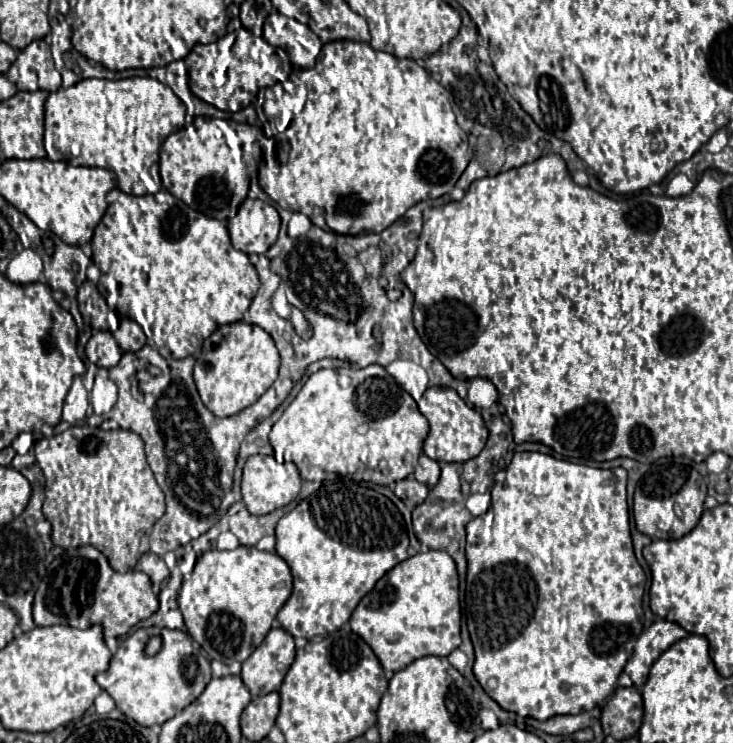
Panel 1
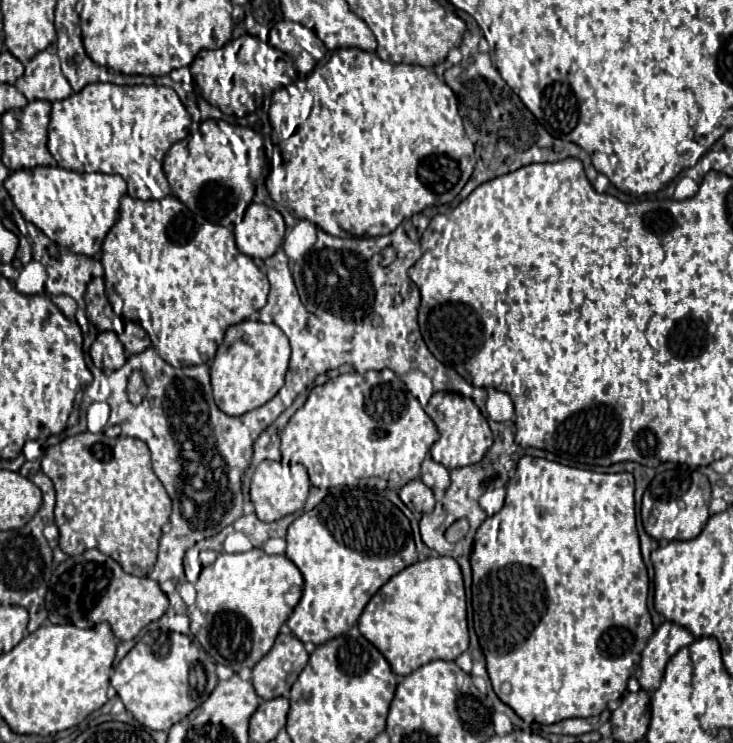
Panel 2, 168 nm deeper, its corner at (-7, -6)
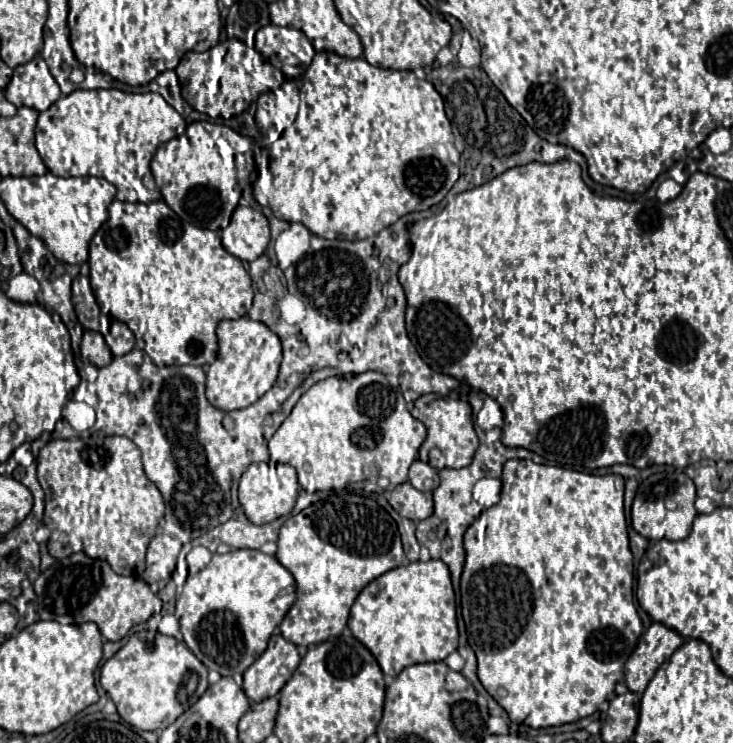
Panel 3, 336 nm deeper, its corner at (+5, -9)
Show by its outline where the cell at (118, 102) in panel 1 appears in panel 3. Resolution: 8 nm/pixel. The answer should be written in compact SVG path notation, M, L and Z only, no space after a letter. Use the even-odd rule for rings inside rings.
M120 89L72 91L42 111L36 125L36 149L58 177L104 177L116 187L118 201L150 203L160 199L150 163L158 145L184 134L187 123L160 93L124 93Z

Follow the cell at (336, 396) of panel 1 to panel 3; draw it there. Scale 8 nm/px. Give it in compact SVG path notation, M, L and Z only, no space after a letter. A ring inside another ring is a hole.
M366 371L360 375L352 375L350 379L346 377L328 377L324 381L318 381L316 385L312 385L296 403L296 407L292 409L292 413L284 419L284 423L278 427L278 431L274 433L274 437L270 439L270 461L274 461L274 465L278 463L288 463L298 471L298 483L302 485L304 491L314 493L314 491L341 491L347 488L348 493L383 493L392 490L396 485L408 481L408 467L418 459L418 449L426 439L426 427L414 419L406 407L406 401L400 393L400 389L392 383L392 379L384 373L378 371Z

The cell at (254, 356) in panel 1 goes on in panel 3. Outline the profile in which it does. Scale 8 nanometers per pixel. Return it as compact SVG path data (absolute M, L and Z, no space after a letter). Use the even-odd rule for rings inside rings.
M240 317L236 321L222 321L218 325L218 357L206 373L206 397L220 411L236 411L258 401L276 381L282 347L276 333L264 323Z

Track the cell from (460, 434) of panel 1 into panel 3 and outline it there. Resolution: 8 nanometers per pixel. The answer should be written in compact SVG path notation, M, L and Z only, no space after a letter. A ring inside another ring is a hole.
M422 395L420 399L416 399L412 415L420 419L428 429L428 437L420 447L420 461L432 465L434 469L460 469L472 463L474 451L478 447L478 437L474 431L472 407L468 405L468 401L444 399L440 395Z

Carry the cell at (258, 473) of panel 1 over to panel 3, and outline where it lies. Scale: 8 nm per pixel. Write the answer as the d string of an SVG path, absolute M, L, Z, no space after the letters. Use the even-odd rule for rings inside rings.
M252 463L240 479L240 489L238 489L240 505L246 513L246 517L254 525L264 525L264 523L270 523L270 521L282 517L282 515L290 515L290 511L296 503L299 490L296 470L288 464L280 465L280 469L282 471L280 471L280 479L278 479L278 475L272 477L268 463Z

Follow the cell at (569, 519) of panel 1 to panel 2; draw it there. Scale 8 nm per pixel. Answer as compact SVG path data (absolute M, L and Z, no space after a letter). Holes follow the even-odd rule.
M524 456L524 458L520 458L520 462L518 462L518 466L516 466L514 478L510 478L510 482L508 482L508 486L506 486L506 502L504 502L502 510L494 516L486 518L484 524L478 528L478 532L476 532L476 536L474 536L472 556L470 556L470 562L472 562L472 608L474 608L474 630L476 630L476 634L478 634L482 652L484 652L484 656L486 656L486 668L488 668L488 676L490 676L490 680L492 680L494 692L496 692L498 698L500 698L504 704L508 704L524 722L556 724L556 722L566 720L566 718L588 718L588 716L598 716L598 714L608 706L608 702L622 698L622 694L626 692L628 678L636 672L636 664L640 662L640 652L644 650L644 644L646 644L648 636L652 636L654 626L652 618L650 618L650 614L648 614L648 606L646 606L648 584L650 584L650 582L648 582L646 566L644 562L642 562L642 556L640 556L640 540L638 540L638 530L636 530L634 493L635 479L630 472L598 474L598 472L592 472L592 470L572 468L572 466L564 466L564 464L558 464L558 462L550 462L550 460L546 460L546 458Z

